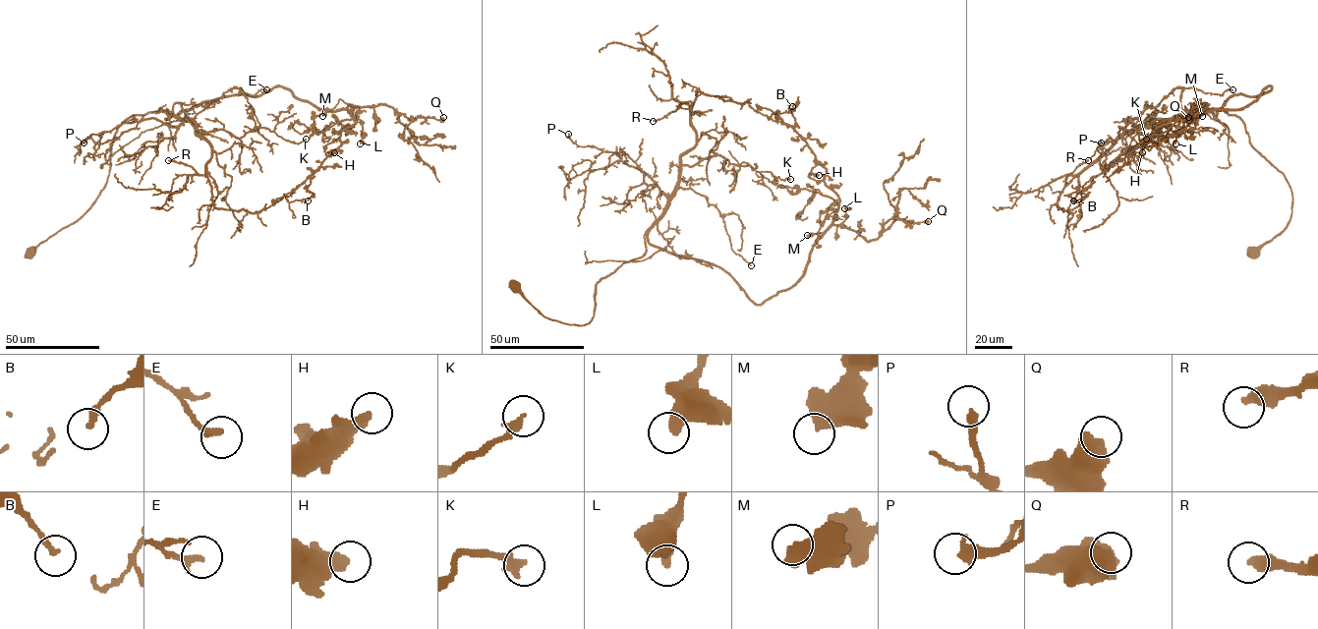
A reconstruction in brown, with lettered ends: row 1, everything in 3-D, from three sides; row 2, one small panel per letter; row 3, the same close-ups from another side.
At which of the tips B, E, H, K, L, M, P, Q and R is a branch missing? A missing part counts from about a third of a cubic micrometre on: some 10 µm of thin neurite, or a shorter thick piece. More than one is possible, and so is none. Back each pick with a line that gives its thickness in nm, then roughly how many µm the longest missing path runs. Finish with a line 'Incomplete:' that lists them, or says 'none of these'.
R: calibre 480 nm; missing 25 µm
Incomplete: R

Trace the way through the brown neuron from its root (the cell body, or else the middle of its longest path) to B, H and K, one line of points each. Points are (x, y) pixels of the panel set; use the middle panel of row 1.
B: (515, 284), (587, 324), (646, 233), (757, 304), (790, 288), (839, 200), (792, 106)
H: (515, 284), (587, 324), (646, 233), (762, 304), (831, 223), (819, 175)
K: (515, 284), (545, 316), (587, 324), (597, 283), (645, 253), (645, 232), (682, 165), (719, 155), (790, 179)

